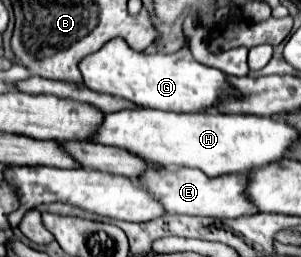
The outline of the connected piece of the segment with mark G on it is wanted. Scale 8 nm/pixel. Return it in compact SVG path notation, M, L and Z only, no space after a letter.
M186 37L185 46L175 54L135 52L127 46L125 40L115 38L107 42L99 52L85 56L79 64L79 70L89 90L129 100L139 108L143 106L173 112L207 112L215 108L223 98L241 98L241 92L229 86L227 74L193 60Z

